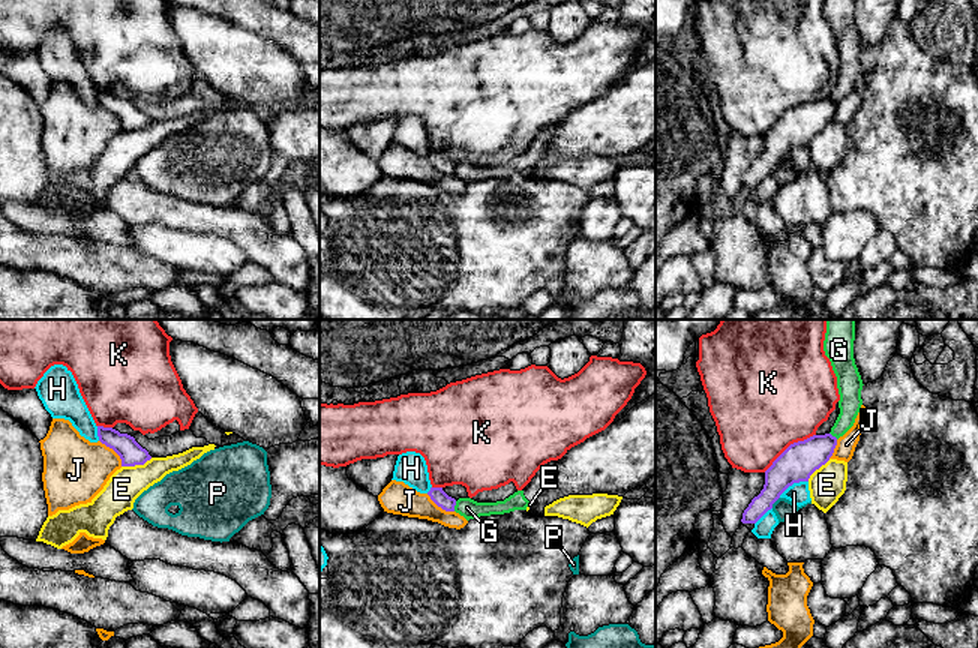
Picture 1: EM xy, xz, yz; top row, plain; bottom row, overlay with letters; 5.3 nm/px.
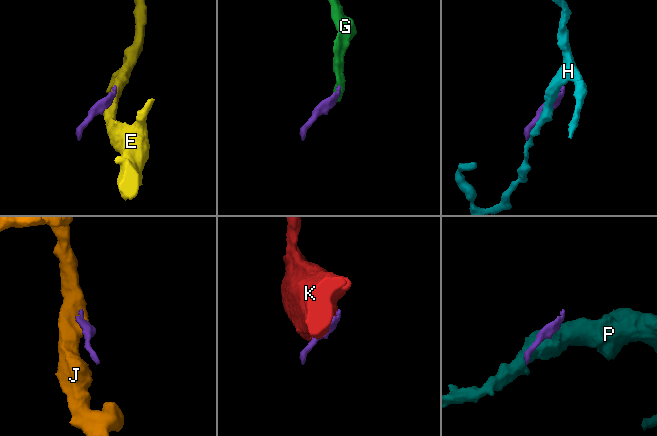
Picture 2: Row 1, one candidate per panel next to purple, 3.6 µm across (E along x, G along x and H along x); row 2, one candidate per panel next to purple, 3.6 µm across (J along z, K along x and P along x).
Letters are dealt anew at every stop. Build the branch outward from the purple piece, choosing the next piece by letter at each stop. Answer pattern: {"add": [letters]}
{"add": []}

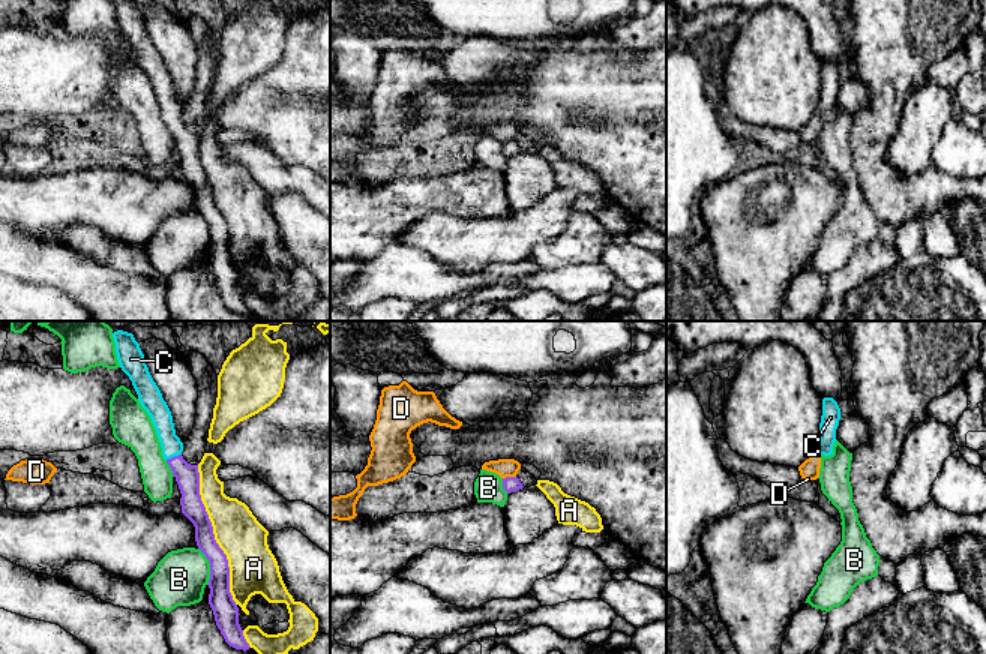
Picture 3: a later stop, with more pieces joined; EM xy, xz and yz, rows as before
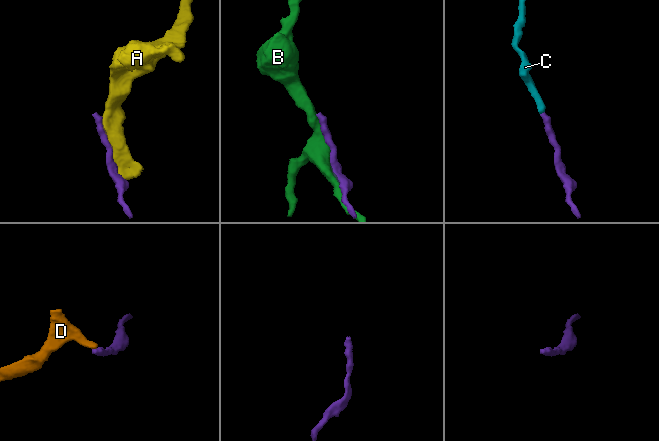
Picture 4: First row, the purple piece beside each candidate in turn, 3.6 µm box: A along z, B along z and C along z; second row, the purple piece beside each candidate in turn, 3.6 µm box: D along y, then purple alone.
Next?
{"add": ["C"]}

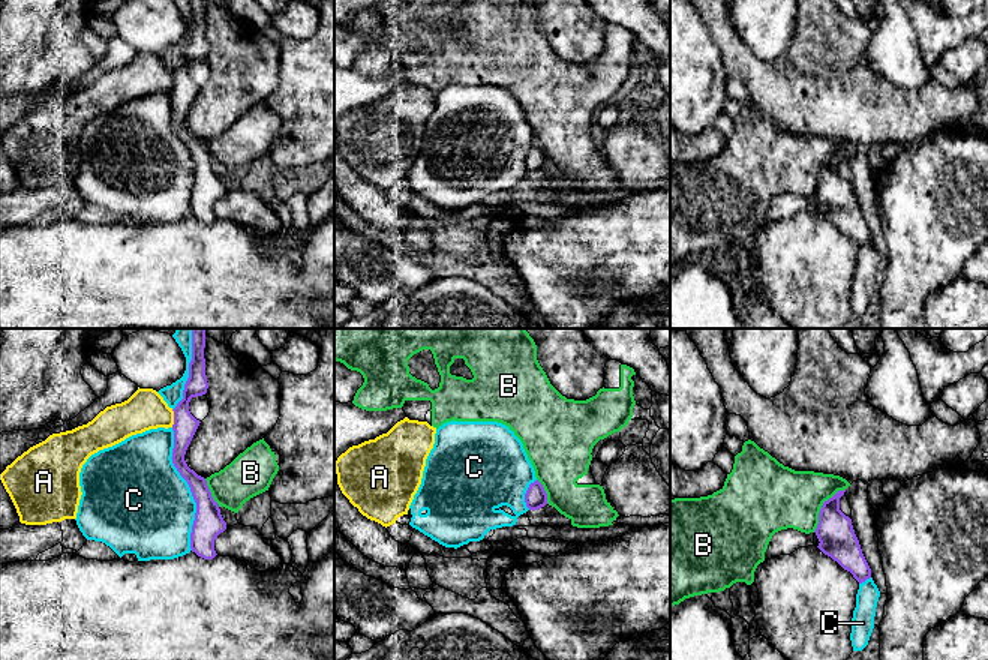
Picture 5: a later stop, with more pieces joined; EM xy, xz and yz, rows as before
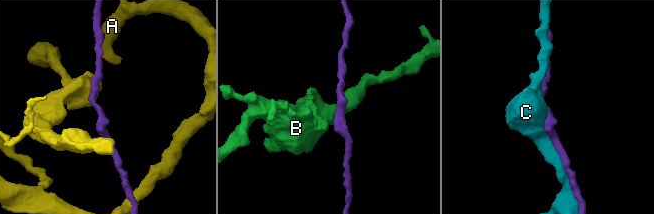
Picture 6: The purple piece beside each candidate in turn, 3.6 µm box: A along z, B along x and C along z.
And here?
{"add": []}

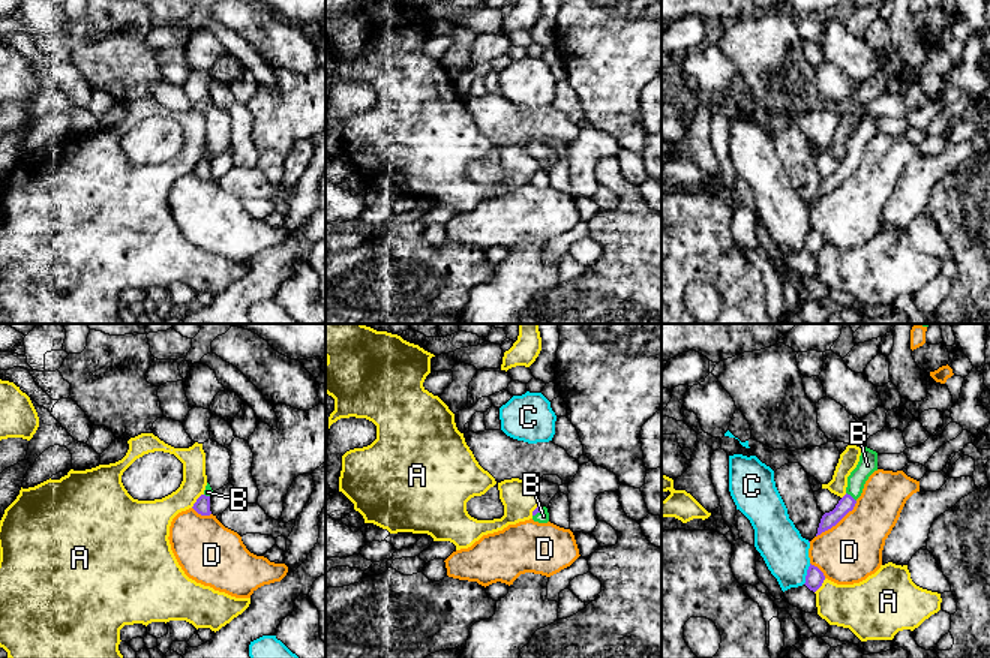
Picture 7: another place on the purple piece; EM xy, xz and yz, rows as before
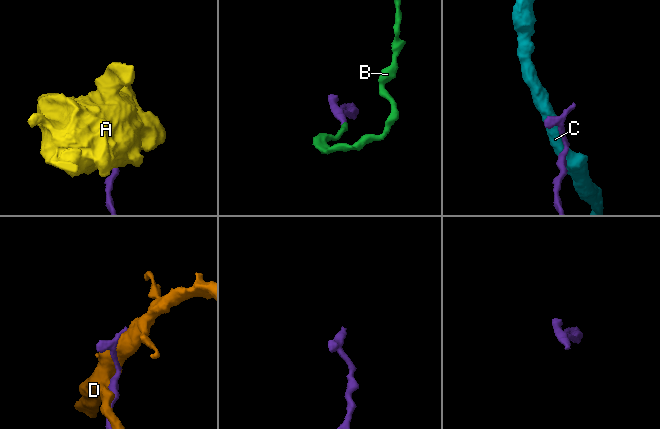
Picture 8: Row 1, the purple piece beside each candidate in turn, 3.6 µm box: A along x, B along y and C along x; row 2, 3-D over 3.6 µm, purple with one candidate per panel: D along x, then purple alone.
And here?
{"add": ["B"]}

